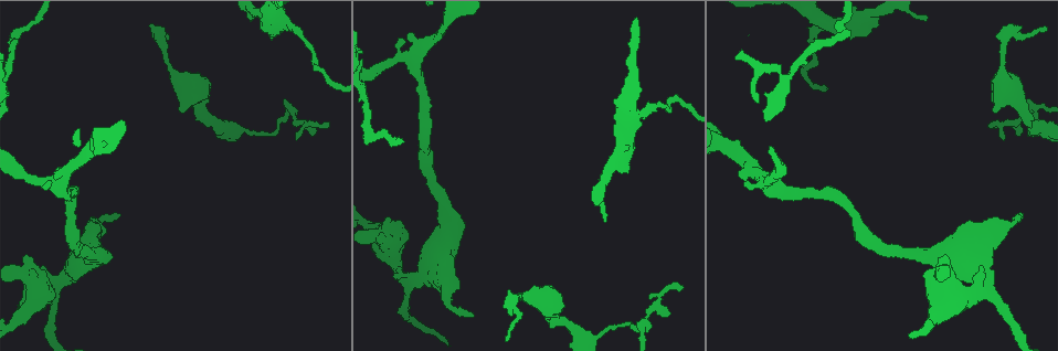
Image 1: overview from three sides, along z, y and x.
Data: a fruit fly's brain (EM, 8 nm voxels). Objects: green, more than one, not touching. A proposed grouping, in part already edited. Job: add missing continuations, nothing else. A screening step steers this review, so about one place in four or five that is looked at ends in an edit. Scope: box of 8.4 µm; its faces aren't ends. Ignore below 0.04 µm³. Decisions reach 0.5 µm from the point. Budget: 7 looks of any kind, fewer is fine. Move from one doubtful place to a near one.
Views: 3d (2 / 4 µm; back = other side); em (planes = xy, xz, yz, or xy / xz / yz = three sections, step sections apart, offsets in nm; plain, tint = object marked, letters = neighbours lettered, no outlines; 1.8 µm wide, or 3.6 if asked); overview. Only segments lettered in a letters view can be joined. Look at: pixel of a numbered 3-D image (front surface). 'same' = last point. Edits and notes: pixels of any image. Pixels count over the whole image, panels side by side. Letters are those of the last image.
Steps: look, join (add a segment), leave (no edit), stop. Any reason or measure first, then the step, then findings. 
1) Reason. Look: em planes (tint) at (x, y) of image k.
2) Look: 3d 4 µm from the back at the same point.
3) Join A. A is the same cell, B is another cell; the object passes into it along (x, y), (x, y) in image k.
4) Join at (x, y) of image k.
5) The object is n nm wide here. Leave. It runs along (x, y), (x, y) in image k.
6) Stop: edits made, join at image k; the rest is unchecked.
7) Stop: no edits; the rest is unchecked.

Thin arm on a thick one. Look: 3d 2 µm at (645, 113) of image 1.

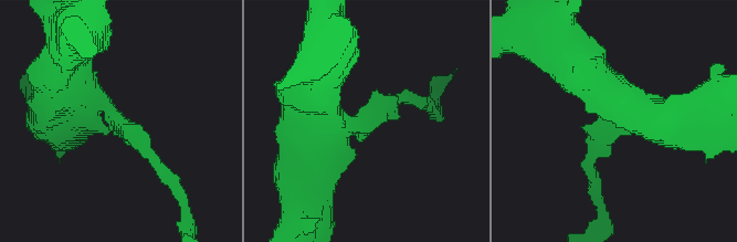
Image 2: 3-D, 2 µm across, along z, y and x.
Shape alone is not enough. Look: em yz step 16 (letters) at (370, 125) of image 2.

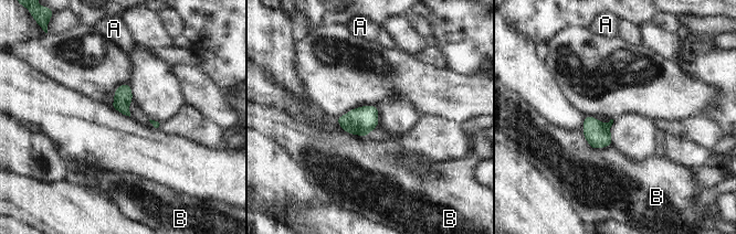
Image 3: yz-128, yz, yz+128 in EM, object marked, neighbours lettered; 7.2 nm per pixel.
Leave. A and B are other cells; a border runs along (581, 134), (592, 148), (611, 145) in image 3; none of them fits.

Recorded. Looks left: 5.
An open end. Look: 3d 2 µm at (119, 214) of image 1.

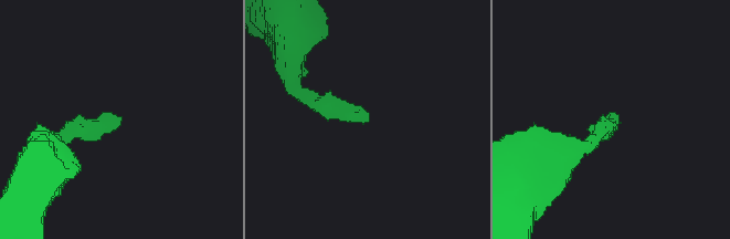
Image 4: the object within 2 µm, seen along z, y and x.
Look: em planes (letters) at (614, 121) of image 4.

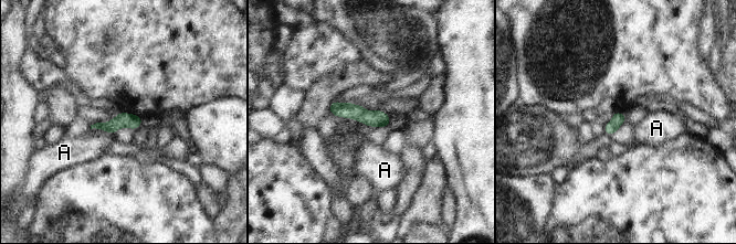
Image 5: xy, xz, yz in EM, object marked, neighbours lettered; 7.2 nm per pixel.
The longest contact is with A, 170 nm. Leave. A is another cell; a border runs along (91, 128), (106, 130), (112, 135) in image 5; no lettered segment goes on from it.

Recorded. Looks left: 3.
Closes a loop. Look: em xz step 16 (tint) at (47, 289) of image 1.

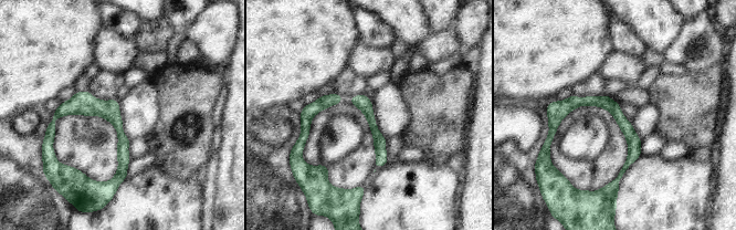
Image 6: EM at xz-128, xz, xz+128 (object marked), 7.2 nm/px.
Look: em planes (tint) at the same point.

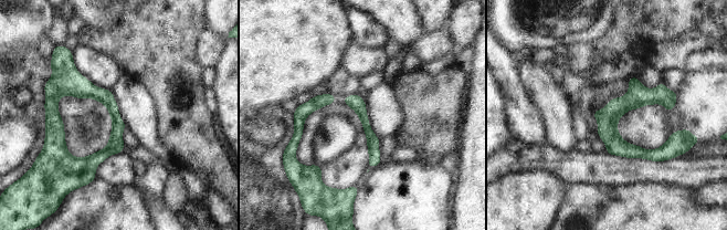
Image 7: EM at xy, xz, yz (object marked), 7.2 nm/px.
Look: em planes (letters) at the same point.

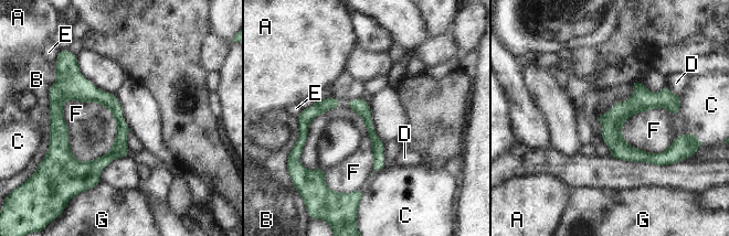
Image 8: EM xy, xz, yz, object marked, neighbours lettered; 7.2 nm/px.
Leave. A, B, C, D, E, F and G are other cells; it runs along (53, 114), (76, 165), (124, 154) in image 8; no lettered segment goes on from it.

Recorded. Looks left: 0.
Stop: no edits; the rest is unchecked.

